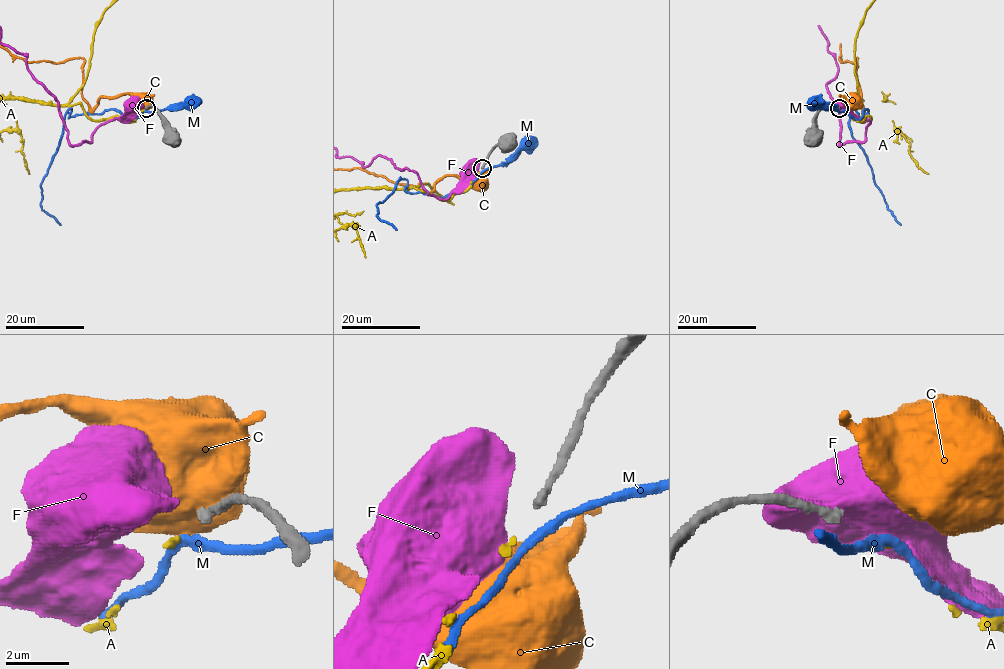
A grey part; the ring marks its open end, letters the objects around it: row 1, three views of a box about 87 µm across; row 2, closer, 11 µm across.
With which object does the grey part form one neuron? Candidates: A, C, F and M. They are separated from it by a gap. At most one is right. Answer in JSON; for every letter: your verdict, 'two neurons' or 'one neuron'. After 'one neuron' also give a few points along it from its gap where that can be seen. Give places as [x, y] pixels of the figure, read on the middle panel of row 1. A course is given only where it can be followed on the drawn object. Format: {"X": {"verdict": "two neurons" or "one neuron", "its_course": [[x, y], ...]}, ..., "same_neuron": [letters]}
{"A": {"verdict": "one neuron"}, "C": {"verdict": "two neurons"}, "F": {"verdict": "two neurons"}, "M": {"verdict": "two neurons"}, "same_neuron": ["A"]}

